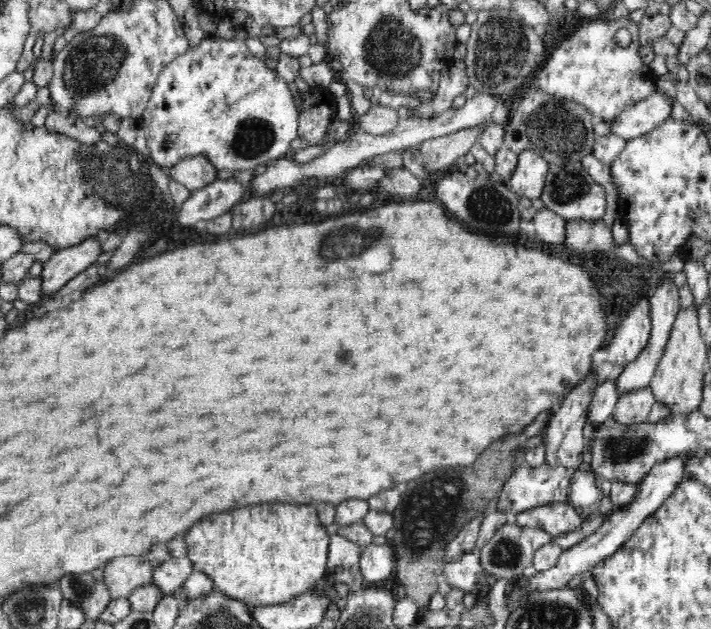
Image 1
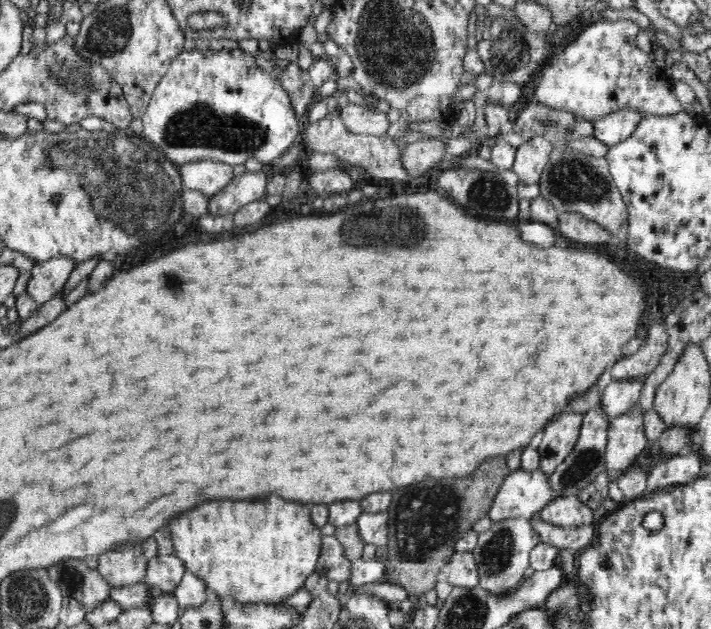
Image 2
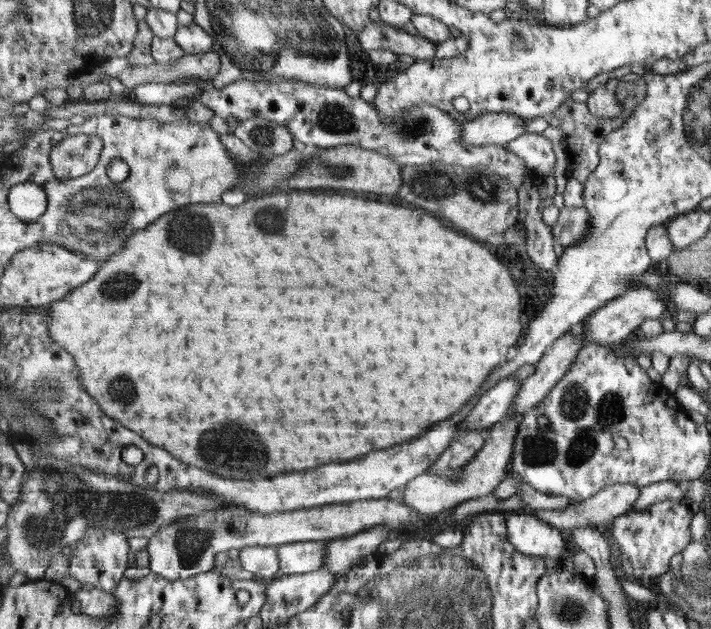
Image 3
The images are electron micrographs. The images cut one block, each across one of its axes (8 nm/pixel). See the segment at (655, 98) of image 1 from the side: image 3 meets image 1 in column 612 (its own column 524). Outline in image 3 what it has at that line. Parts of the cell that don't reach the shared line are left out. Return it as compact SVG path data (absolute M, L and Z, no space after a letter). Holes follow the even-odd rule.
M486 113L463 123L462 144L507 145L528 132L527 120L513 113Z

